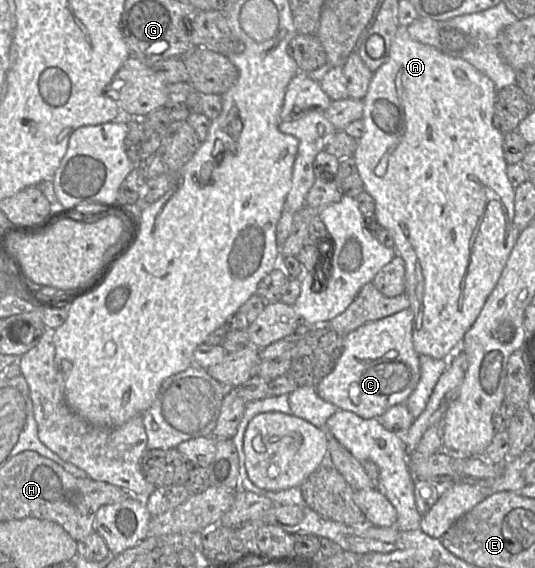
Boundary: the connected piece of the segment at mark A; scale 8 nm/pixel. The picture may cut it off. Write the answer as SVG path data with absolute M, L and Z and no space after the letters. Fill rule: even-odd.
M399 30L392 40L387 61L374 75L363 98L364 133L357 141L353 158L366 191L375 202L374 217L388 230L395 242L396 256L405 262L405 293L414 312L412 339L415 351L419 355L428 355L435 359L449 359L459 348L465 333L479 316L487 298L495 288L518 234L514 225L515 189L507 176L507 166L503 155L503 137L493 125L496 86L485 74L459 56L451 55L442 49L423 44L412 39L406 30Z

